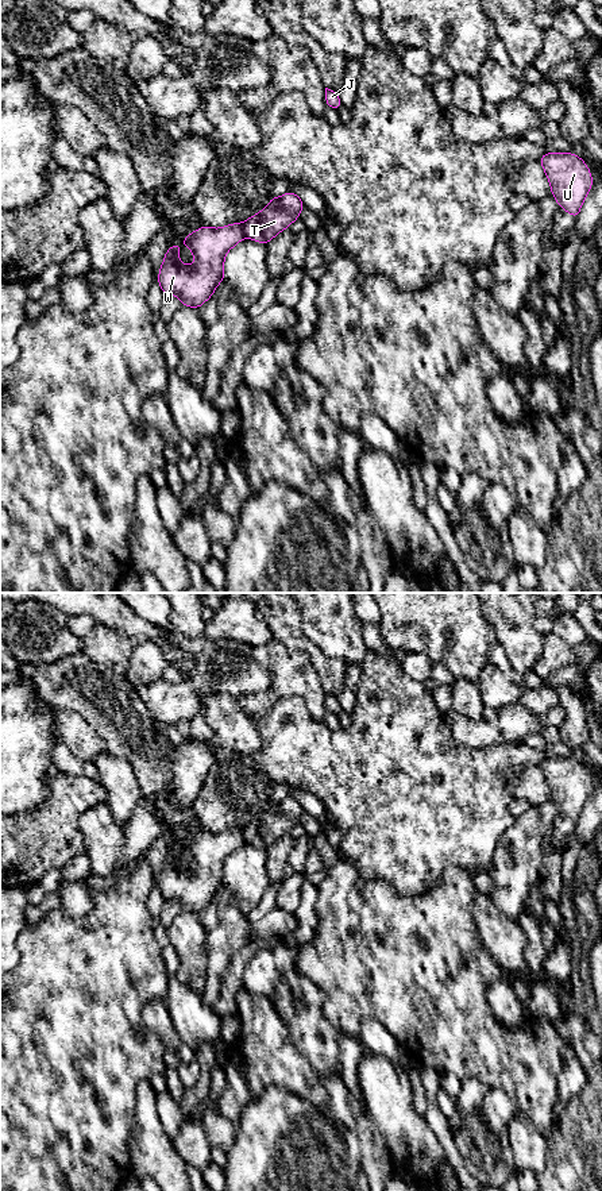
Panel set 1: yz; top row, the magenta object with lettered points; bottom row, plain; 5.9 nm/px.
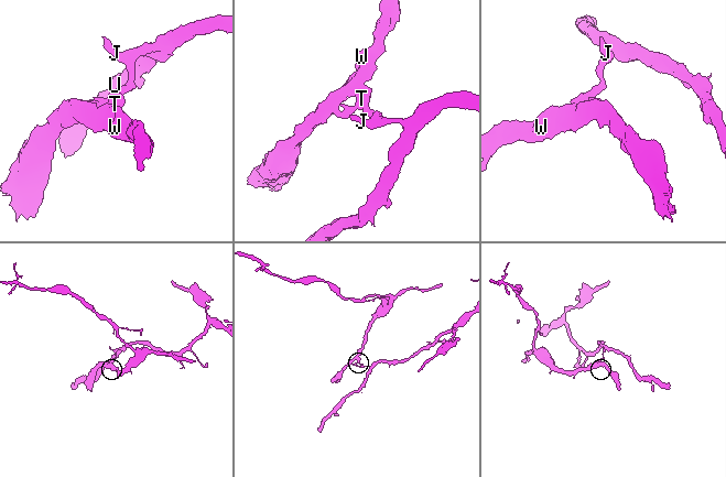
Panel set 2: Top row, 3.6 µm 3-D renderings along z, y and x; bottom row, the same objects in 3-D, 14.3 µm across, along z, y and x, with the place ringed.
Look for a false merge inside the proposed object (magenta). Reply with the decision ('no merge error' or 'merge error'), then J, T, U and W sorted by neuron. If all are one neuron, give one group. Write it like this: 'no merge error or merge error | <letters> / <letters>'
merge error | J T U / W

